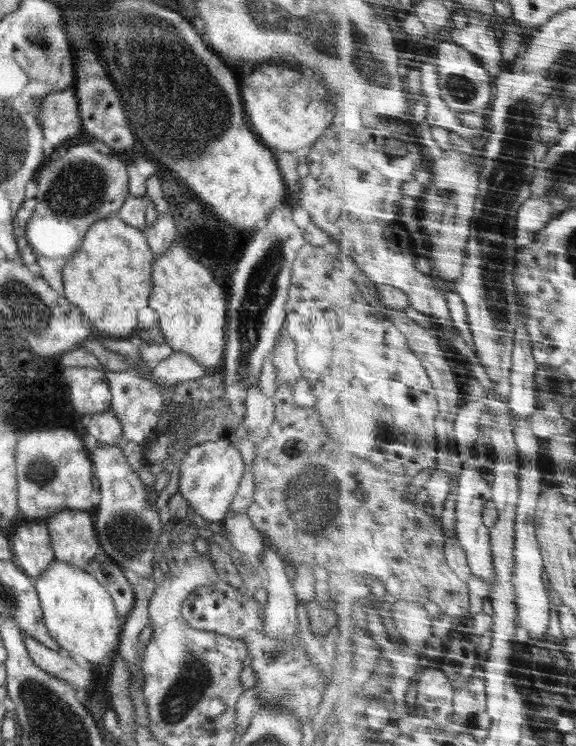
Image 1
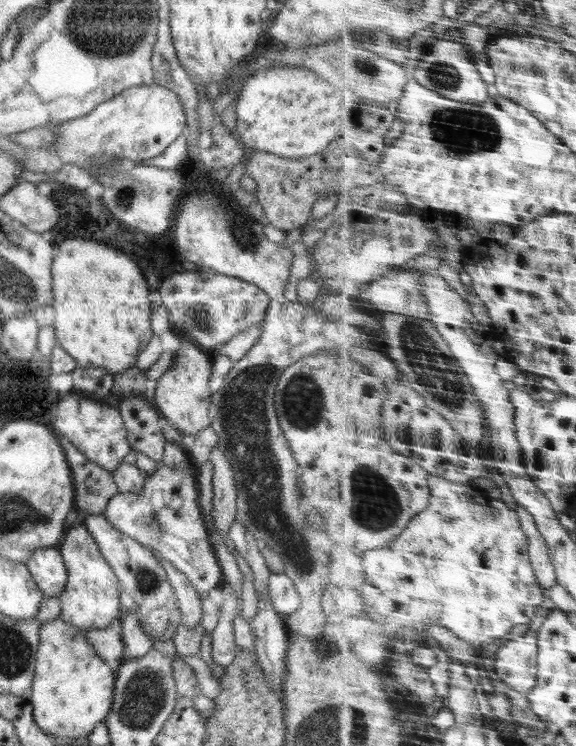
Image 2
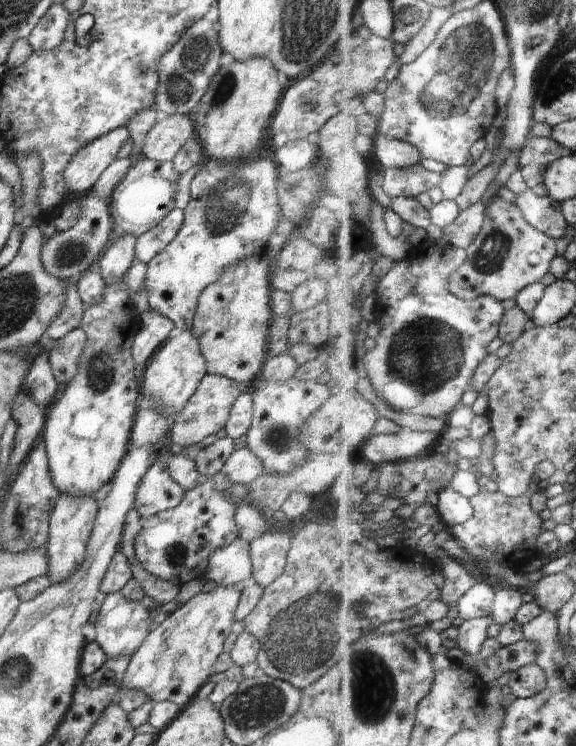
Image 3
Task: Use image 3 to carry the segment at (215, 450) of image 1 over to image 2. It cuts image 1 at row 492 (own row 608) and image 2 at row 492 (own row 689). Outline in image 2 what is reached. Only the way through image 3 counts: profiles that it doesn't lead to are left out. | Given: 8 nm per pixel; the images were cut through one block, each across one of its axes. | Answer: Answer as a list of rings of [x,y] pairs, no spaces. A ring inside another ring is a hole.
[[[190,461],[182,467],[159,462],[154,472],[144,474],[142,491],[119,492],[108,500],[103,513],[118,531],[138,540],[156,556],[178,568],[202,598],[202,595],[208,595],[210,588],[218,587],[225,581],[202,517],[197,477],[198,468]]]

